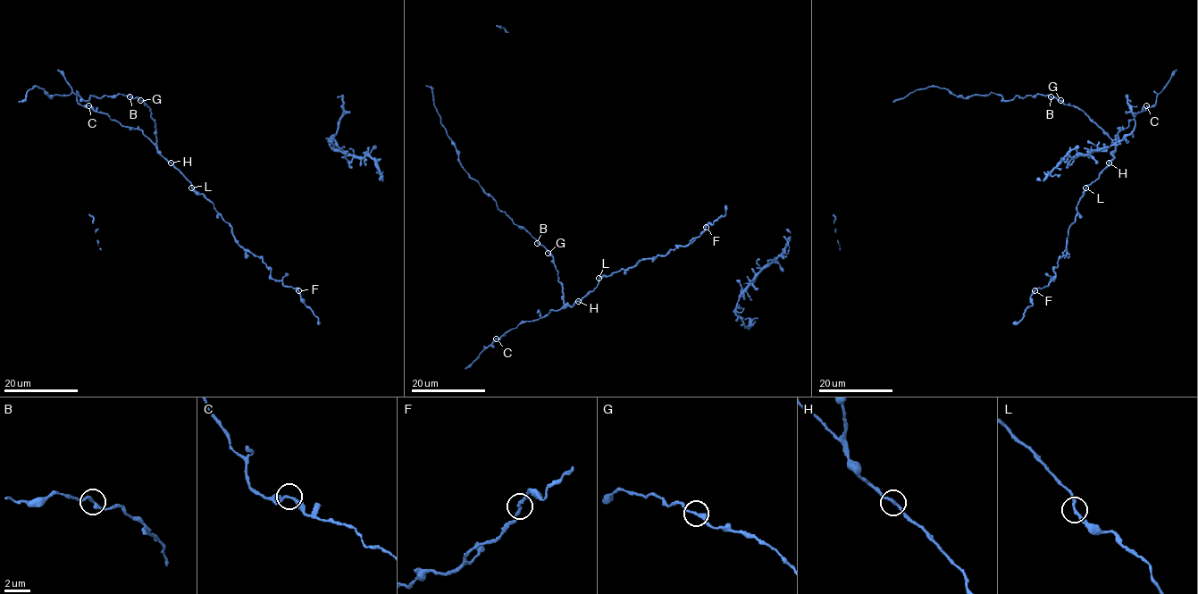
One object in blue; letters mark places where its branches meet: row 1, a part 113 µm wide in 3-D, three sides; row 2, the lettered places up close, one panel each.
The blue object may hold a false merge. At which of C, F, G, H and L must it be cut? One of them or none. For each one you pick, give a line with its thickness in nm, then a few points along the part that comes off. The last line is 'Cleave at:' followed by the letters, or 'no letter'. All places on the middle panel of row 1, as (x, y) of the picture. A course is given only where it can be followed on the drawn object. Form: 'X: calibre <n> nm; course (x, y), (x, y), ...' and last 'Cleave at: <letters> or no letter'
Cleave at: no letter

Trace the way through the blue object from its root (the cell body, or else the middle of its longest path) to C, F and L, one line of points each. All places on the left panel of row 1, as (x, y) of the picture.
C: (156, 144), (138, 129), (122, 127), (88, 105)
F: (156, 144), (157, 152), (192, 188), (213, 203), (231, 227), (234, 239), (263, 260), (272, 278), (297, 290)
L: (156, 144), (157, 152), (190, 183), (191, 188)

